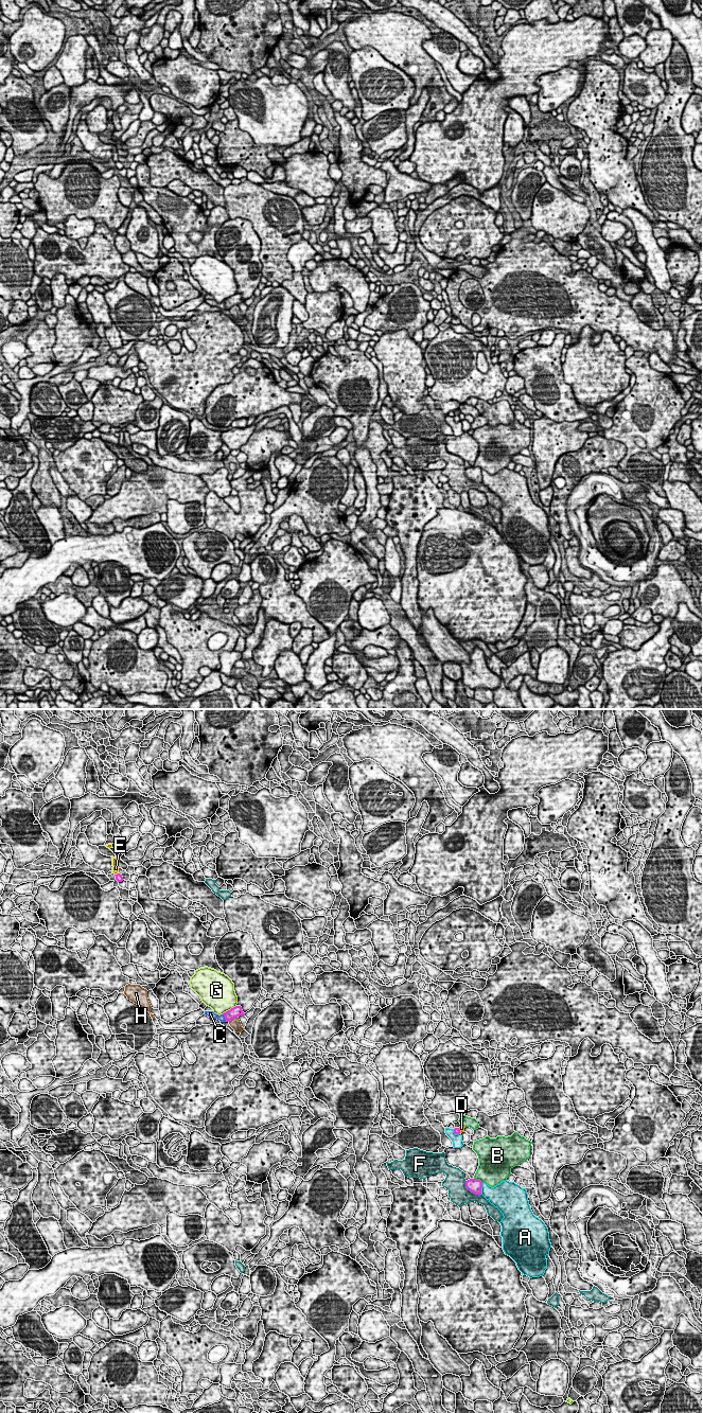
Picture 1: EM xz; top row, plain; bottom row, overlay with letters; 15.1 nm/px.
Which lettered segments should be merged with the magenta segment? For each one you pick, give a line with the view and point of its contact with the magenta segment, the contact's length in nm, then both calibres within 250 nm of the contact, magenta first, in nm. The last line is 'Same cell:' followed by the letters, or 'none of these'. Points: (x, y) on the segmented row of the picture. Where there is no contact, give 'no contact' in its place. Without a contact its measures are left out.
Same cell: none of these

